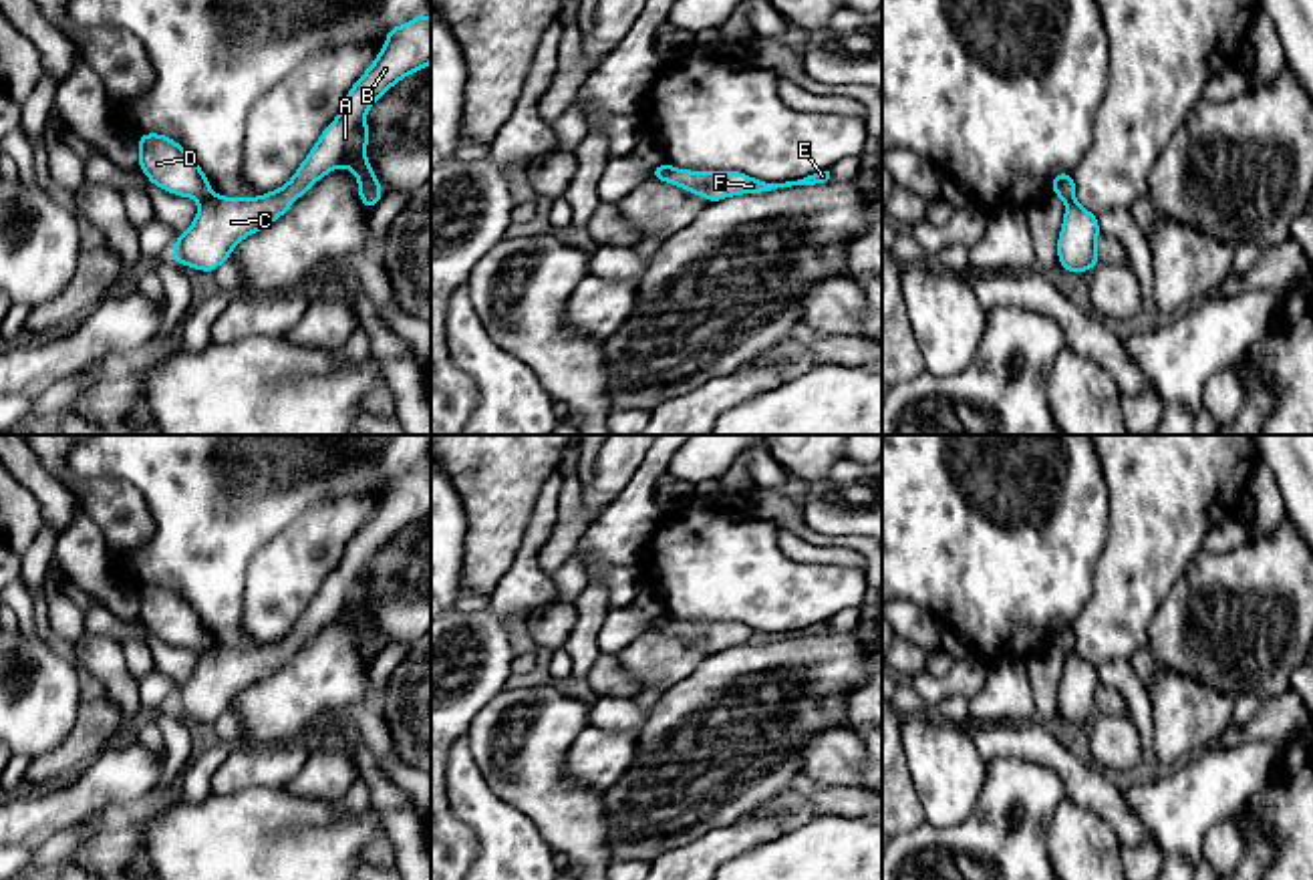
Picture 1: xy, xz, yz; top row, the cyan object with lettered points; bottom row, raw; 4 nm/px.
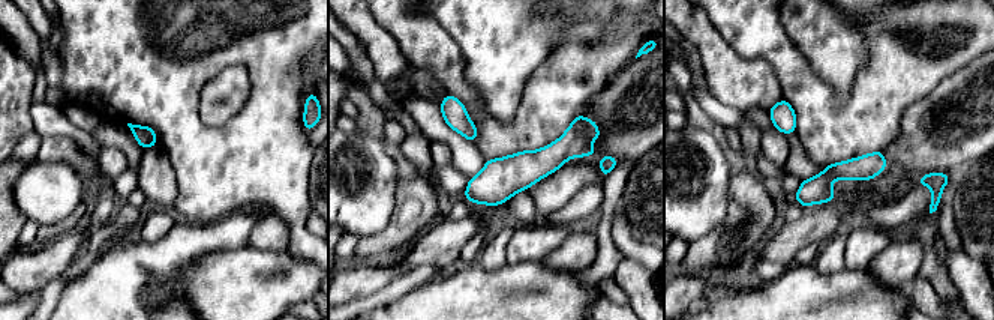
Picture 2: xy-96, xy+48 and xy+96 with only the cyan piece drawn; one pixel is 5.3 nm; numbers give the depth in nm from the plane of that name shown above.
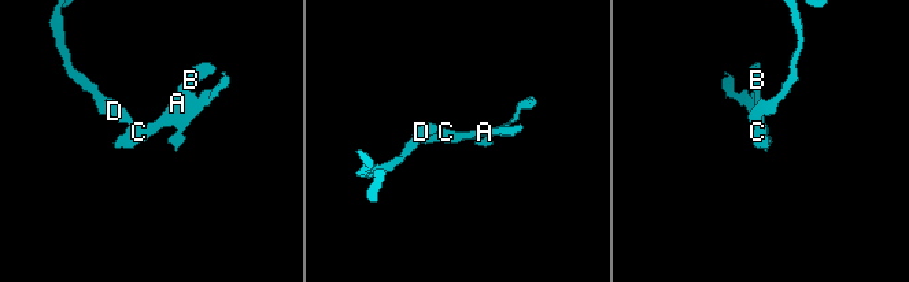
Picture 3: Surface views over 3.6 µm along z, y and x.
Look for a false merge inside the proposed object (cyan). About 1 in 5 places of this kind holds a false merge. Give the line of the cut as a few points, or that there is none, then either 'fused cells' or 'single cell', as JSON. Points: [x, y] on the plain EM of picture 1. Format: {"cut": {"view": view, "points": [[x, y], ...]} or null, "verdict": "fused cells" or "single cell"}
{"cut": {"view": "xy", "points": [[212, 645], [200, 653]]}, "verdict": "fused cells"}

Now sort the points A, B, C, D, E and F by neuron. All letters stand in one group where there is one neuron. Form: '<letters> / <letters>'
A B C E F / D

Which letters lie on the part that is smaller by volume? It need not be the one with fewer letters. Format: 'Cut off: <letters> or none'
Cut off: A, B, C, E, F

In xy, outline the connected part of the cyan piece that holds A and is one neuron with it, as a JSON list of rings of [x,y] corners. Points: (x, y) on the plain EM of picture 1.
[[[421,465],[403,477],[389,479],[383,501],[346,544],[346,556],[322,582],[294,628],[284,638],[260,648],[211,646],[199,652],[197,667],[189,681],[175,691],[171,709],[181,717],[213,723],[230,711],[240,691],[284,667],[320,628],[340,616],[356,626],[360,652],[373,661],[383,648],[383,638],[367,614],[371,580],[364,566],[393,536],[429,514],[431,467]]]

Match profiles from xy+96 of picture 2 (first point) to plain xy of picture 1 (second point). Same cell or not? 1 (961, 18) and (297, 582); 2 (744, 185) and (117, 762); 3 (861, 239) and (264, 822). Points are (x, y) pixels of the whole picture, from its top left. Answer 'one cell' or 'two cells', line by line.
1: one cell
2: two cells
3: two cells

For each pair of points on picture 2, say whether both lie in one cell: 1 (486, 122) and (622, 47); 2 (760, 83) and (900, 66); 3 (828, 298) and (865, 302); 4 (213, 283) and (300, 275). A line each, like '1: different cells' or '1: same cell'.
1: same cell
2: different cells
3: same cell
4: same cell

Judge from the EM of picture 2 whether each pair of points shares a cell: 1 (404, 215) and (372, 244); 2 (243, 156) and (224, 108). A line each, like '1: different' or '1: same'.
1: same
2: different

